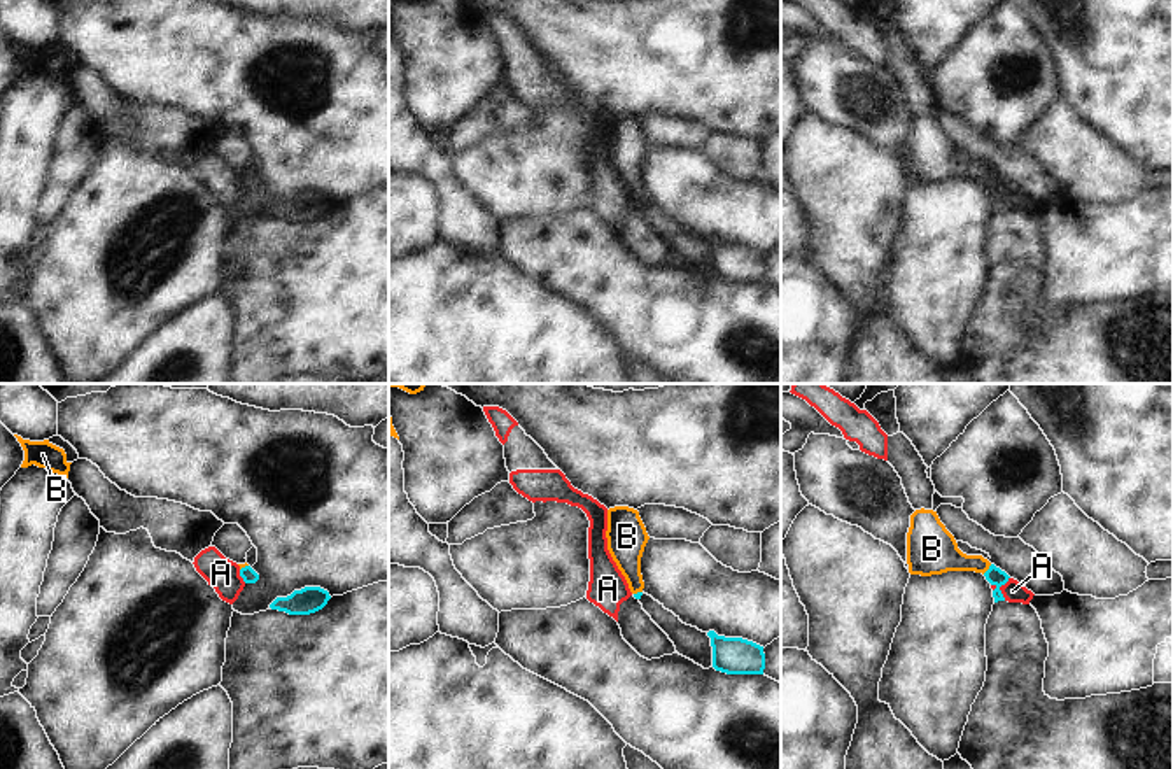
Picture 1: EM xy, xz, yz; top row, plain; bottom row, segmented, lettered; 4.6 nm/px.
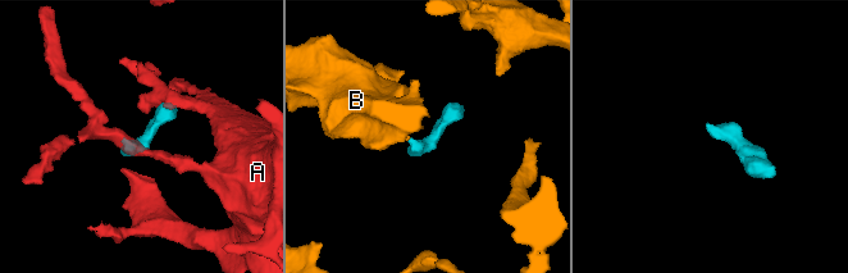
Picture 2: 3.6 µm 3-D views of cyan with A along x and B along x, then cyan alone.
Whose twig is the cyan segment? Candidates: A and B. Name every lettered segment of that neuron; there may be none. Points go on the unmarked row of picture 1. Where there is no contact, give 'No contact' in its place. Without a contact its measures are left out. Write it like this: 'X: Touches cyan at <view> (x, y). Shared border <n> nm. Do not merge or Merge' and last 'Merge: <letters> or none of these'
A: Touches cyan at yz (998, 197). Shared border 110 nm. Do not merge
B: Touches cyan at yz (988, 177). Shared border 60 nm. Merge
Merge: B.

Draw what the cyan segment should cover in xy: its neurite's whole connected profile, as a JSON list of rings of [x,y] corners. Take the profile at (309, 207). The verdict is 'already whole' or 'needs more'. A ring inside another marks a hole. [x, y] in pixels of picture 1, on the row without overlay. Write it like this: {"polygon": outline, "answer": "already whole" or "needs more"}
{"polygon": [[[305,194],[287,205],[277,205],[270,215],[289,222],[310,222],[322,217],[331,207],[329,200],[320,194]]], "answer": "already whole"}

